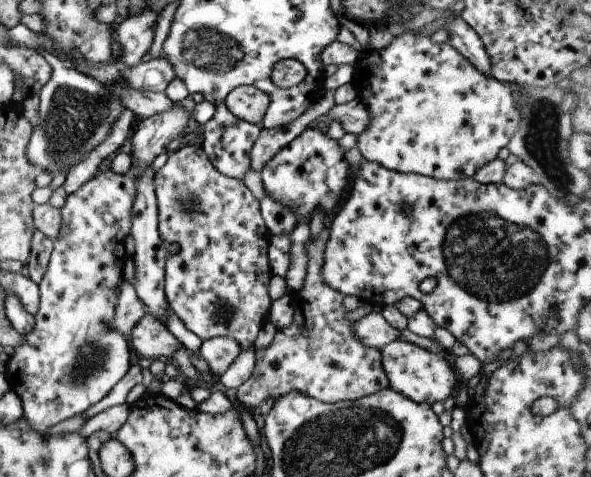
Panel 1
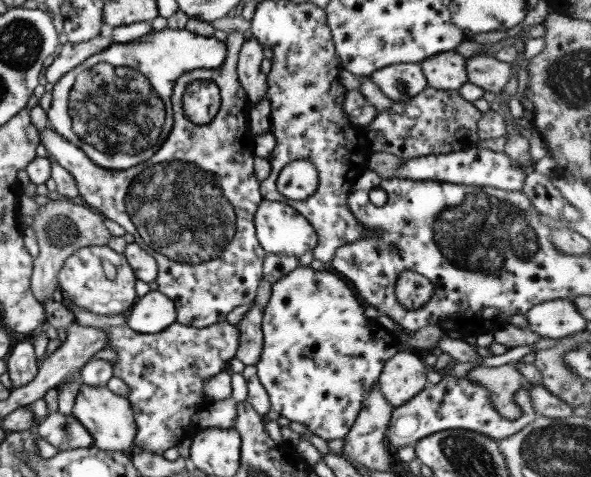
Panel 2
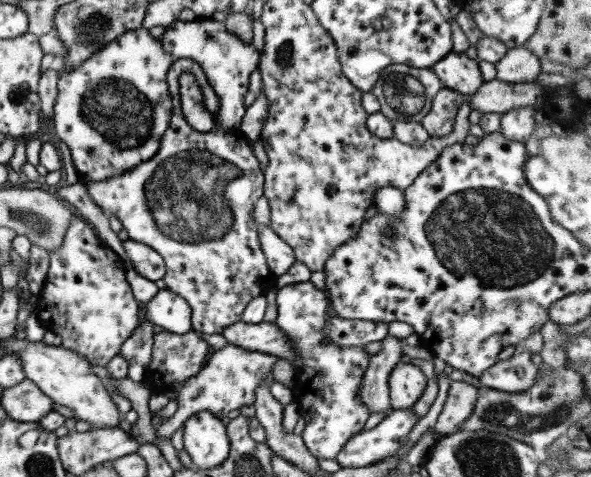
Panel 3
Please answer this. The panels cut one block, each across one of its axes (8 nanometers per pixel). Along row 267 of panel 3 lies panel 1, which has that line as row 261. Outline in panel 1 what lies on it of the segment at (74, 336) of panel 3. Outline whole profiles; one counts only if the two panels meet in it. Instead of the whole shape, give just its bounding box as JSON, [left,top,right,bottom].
[4,103,190,433]

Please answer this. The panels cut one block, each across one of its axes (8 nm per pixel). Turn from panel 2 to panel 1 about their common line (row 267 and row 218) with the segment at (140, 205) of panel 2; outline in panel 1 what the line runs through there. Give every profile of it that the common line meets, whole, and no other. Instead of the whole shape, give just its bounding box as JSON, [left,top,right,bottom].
[153,145,273,352]

